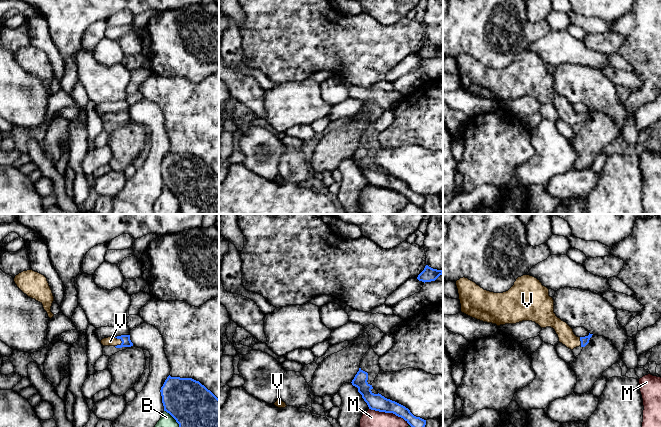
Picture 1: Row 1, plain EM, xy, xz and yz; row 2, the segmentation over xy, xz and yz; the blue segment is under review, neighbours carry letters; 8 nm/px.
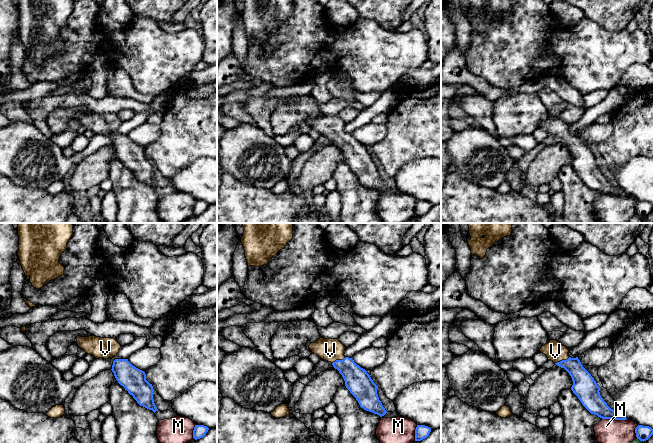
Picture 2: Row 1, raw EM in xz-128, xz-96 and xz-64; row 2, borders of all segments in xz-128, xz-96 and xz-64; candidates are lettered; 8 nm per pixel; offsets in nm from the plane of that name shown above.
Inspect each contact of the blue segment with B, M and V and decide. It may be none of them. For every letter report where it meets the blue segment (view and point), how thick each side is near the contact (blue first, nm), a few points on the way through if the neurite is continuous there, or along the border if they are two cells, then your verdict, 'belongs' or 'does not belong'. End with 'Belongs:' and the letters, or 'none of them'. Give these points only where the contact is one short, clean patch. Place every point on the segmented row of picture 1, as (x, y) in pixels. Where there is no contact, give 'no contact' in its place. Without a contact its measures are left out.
B: xy (173, 417) | 360/110 nm | does not belong
M: xz (389, 412) | 140/140 nm | does not belong
V: xy (121, 340) | 80/80 nm | across xy (126, 342), (121, 340), (110, 341) | belongs
Belongs: V

